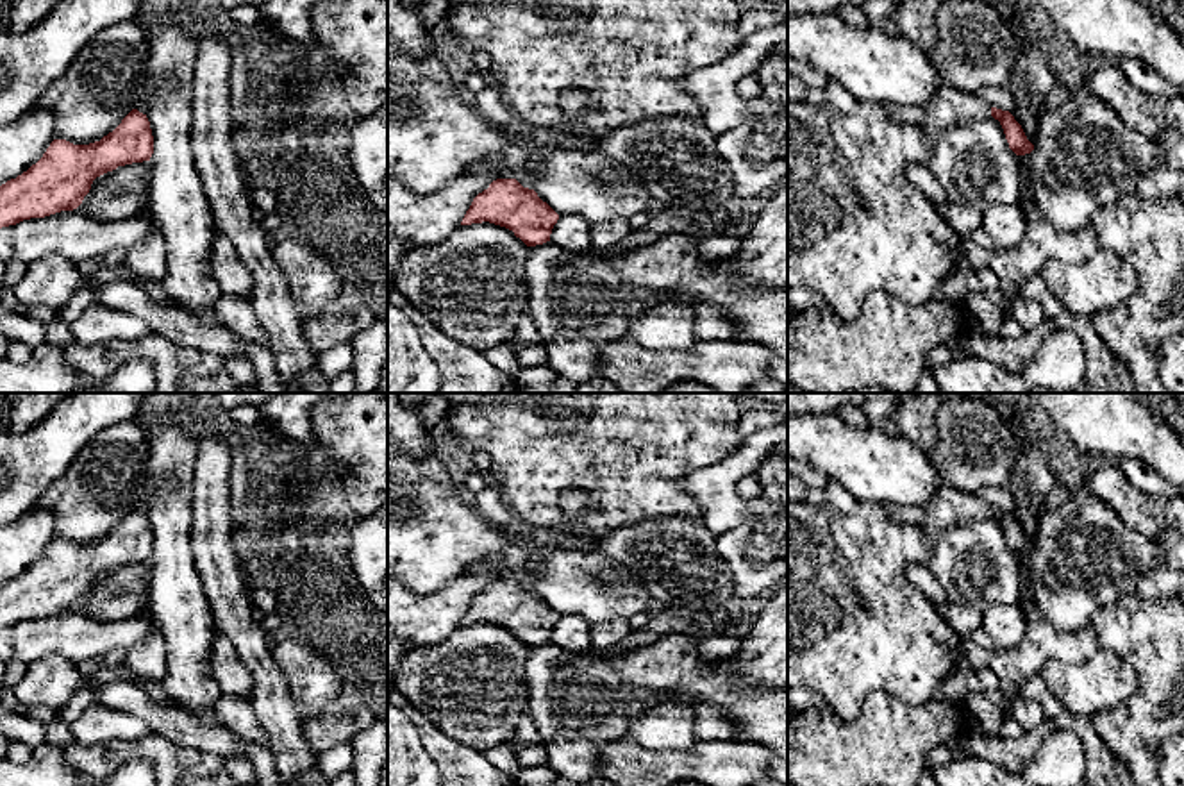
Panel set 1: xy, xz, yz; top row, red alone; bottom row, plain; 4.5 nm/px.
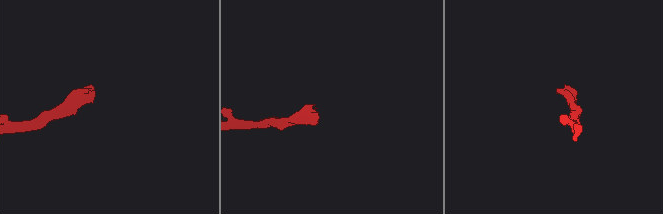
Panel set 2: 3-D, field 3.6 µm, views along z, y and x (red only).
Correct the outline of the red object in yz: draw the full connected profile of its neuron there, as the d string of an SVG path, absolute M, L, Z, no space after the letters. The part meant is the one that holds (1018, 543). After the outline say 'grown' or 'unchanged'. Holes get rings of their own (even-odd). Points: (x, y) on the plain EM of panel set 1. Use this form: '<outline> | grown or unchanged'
M950 484L938 489L936 495L923 506L884 504L884 509L893 522L914 523L934 534L952 525L970 525L977 520L993 516L1000 522L1009 548L1016 556L1025 556L1034 550L1034 545L1027 539L1021 525L1009 511L991 507L975 493L955 489Z | grown

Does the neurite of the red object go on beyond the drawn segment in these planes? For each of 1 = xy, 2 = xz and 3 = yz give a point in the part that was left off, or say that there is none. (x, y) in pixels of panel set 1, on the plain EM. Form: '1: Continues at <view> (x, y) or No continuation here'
1: No continuation here
2: No continuation here
3: Continues at yz (949, 506)

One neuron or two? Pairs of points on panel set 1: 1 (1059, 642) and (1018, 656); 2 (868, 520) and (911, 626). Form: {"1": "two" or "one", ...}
{"1": "one", "2": "one"}

